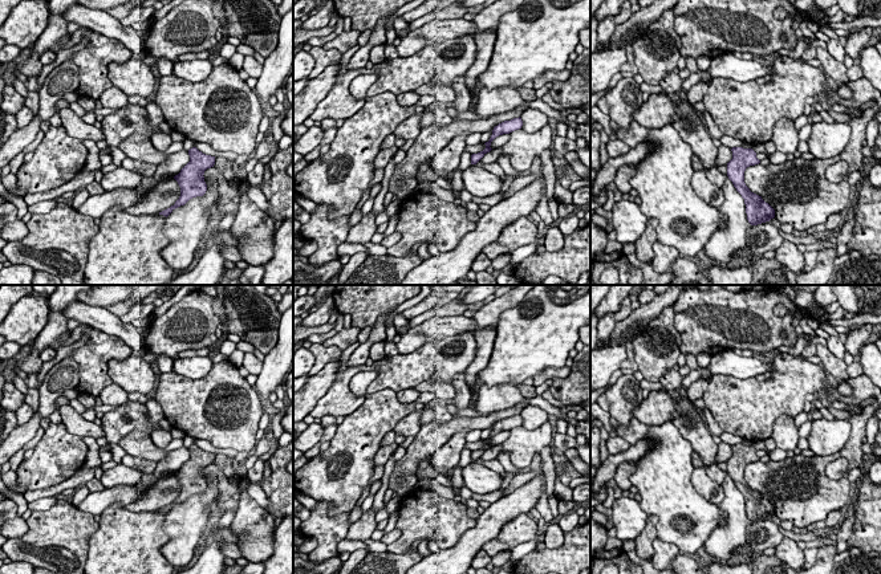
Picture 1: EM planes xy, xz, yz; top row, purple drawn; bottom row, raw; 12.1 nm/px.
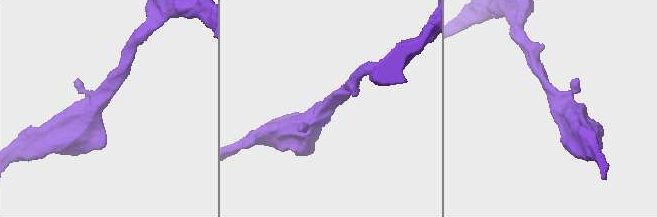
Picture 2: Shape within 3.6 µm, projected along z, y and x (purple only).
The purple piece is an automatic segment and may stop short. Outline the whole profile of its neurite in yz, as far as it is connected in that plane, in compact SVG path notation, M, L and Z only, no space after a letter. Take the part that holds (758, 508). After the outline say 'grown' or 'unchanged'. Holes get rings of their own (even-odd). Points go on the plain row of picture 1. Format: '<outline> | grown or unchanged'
M732 444L732 456L727 460L727 473L746 501L747 517L751 522L770 518L775 514L775 506L762 493L750 488L744 480L744 468L750 463L759 461L756 449L752 445Z | unchanged

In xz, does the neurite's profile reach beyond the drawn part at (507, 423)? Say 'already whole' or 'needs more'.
already whole

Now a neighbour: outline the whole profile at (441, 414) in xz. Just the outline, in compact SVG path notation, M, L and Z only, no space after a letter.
M435 403L433 406L434 410L434 418L438 423L443 424L446 422L450 422L452 419L452 415L447 411L444 407L444 403Z

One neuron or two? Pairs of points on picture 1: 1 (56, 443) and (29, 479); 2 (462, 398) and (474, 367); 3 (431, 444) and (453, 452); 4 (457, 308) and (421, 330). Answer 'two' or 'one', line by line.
1: one
2: two
3: two
4: two

